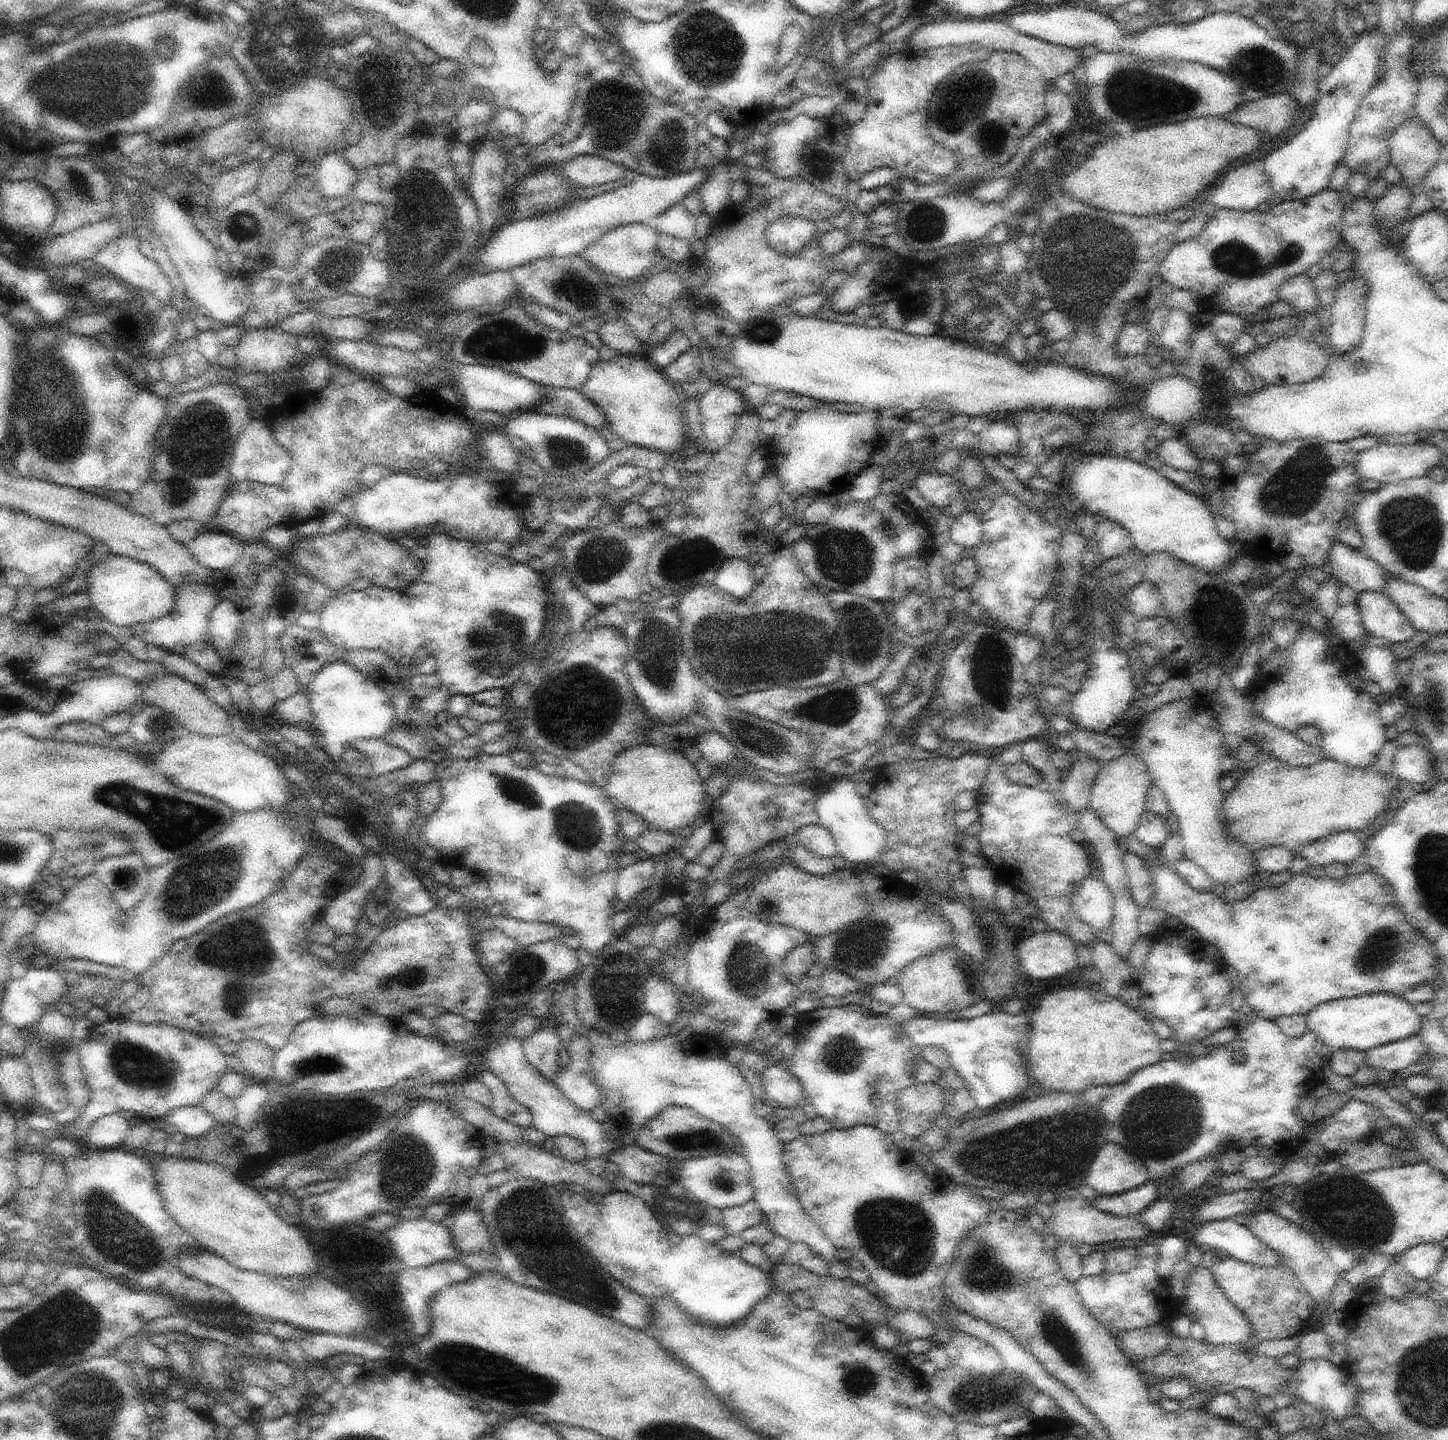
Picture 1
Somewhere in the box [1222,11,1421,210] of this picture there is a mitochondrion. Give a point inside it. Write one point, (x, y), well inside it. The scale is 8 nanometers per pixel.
(1258, 66)

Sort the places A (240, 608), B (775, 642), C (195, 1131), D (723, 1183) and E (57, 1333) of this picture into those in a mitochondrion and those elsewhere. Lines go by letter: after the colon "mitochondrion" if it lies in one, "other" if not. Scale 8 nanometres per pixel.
A: other
B: mitochondrion
C: other
D: mitochondrion
E: mitochondrion

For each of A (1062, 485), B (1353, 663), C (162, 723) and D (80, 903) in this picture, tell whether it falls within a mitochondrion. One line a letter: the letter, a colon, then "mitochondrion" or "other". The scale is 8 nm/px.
A: other
B: other
C: other
D: other

